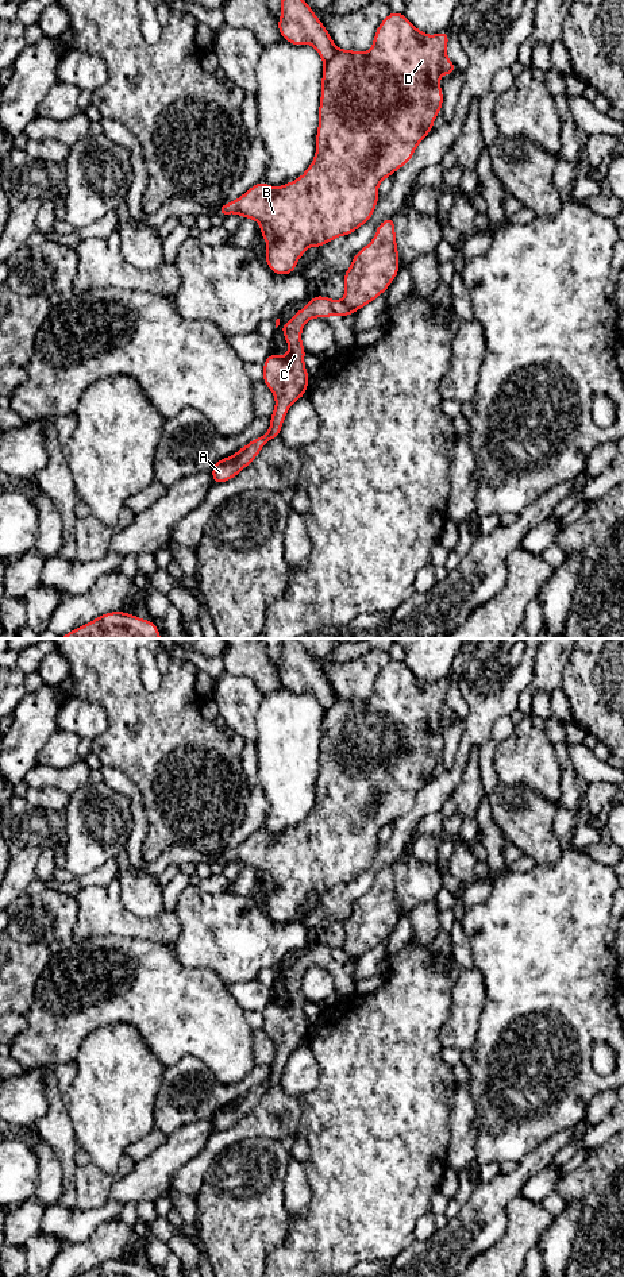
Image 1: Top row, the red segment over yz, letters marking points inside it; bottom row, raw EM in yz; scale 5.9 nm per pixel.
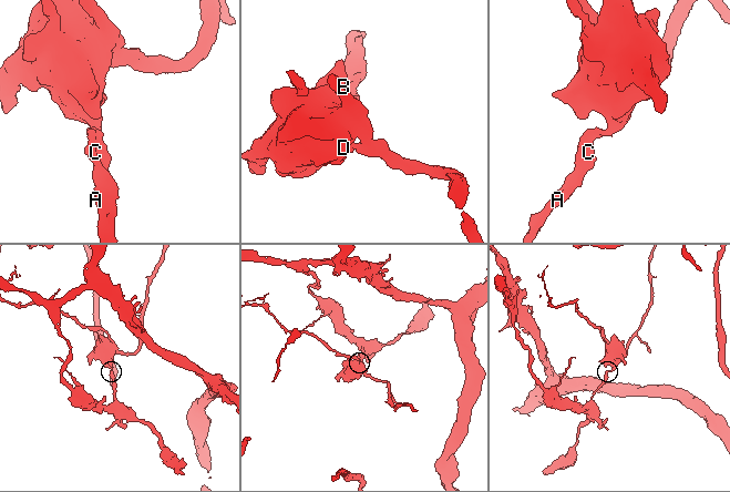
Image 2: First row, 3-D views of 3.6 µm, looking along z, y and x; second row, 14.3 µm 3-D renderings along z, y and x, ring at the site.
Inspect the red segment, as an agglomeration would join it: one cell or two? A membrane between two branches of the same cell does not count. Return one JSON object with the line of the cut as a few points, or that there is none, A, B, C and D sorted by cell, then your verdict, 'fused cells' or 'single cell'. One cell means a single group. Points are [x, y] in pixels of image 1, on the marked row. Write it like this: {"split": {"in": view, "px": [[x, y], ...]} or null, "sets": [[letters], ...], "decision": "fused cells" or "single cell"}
{"split": {"in": "yz", "px": [[341, 301], [351, 311]]}, "sets": [["A", "C"], ["B", "D"]], "decision": "fused cells"}

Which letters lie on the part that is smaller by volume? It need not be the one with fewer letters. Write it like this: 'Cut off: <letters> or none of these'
Cut off: B, D

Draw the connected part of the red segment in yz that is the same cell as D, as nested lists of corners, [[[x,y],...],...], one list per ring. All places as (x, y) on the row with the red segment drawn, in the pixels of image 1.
[[[281,0],[281,11],[282,13],[280,16],[280,20],[277,22],[277,27],[282,39],[290,42],[297,47],[305,43],[311,43],[324,62],[324,70],[321,76],[321,97],[319,105],[319,128],[316,132],[316,154],[309,167],[297,180],[290,181],[284,186],[269,186],[265,184],[263,180],[261,180],[238,200],[217,205],[217,212],[223,219],[228,213],[238,213],[240,219],[249,217],[258,221],[261,224],[261,236],[267,243],[265,262],[273,273],[278,275],[288,275],[296,271],[297,261],[303,256],[308,247],[316,246],[320,250],[326,243],[331,242],[332,239],[355,232],[361,225],[366,224],[371,219],[373,212],[380,200],[380,182],[386,177],[392,177],[393,173],[400,167],[404,167],[413,157],[419,143],[432,131],[434,121],[438,113],[442,111],[443,105],[443,90],[439,85],[439,77],[443,73],[452,76],[458,69],[446,55],[446,49],[450,39],[448,30],[440,31],[436,35],[430,36],[424,31],[415,28],[404,13],[390,11],[390,13],[377,27],[371,49],[367,53],[361,53],[355,50],[348,51],[338,49],[334,45],[332,38],[330,36],[326,26],[315,15],[312,7],[309,7],[304,0]]]

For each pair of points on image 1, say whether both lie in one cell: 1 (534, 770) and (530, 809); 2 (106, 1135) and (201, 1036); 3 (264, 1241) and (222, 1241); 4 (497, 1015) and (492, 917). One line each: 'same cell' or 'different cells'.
1: different cells
2: different cells
3: same cell
4: same cell

